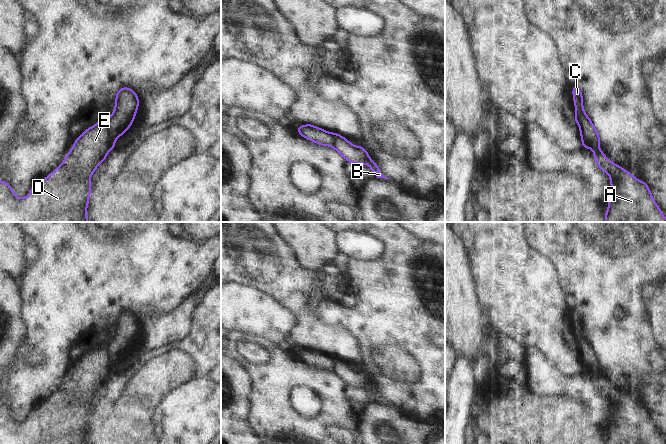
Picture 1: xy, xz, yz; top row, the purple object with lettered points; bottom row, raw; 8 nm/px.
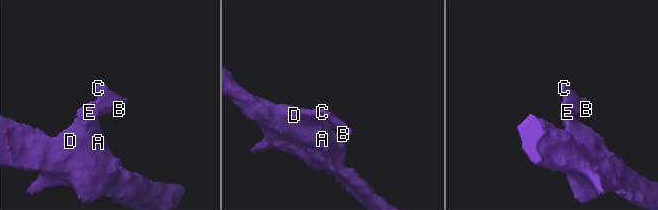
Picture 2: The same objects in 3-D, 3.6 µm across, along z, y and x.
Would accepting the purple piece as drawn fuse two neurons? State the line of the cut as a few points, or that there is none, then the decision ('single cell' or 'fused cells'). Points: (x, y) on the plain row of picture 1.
xy (107, 343), (107, 349), (115, 363) | fused cells

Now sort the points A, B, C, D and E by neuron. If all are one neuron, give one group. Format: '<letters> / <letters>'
A D E / B C

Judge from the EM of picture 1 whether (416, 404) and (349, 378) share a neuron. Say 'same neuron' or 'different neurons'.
different neurons

